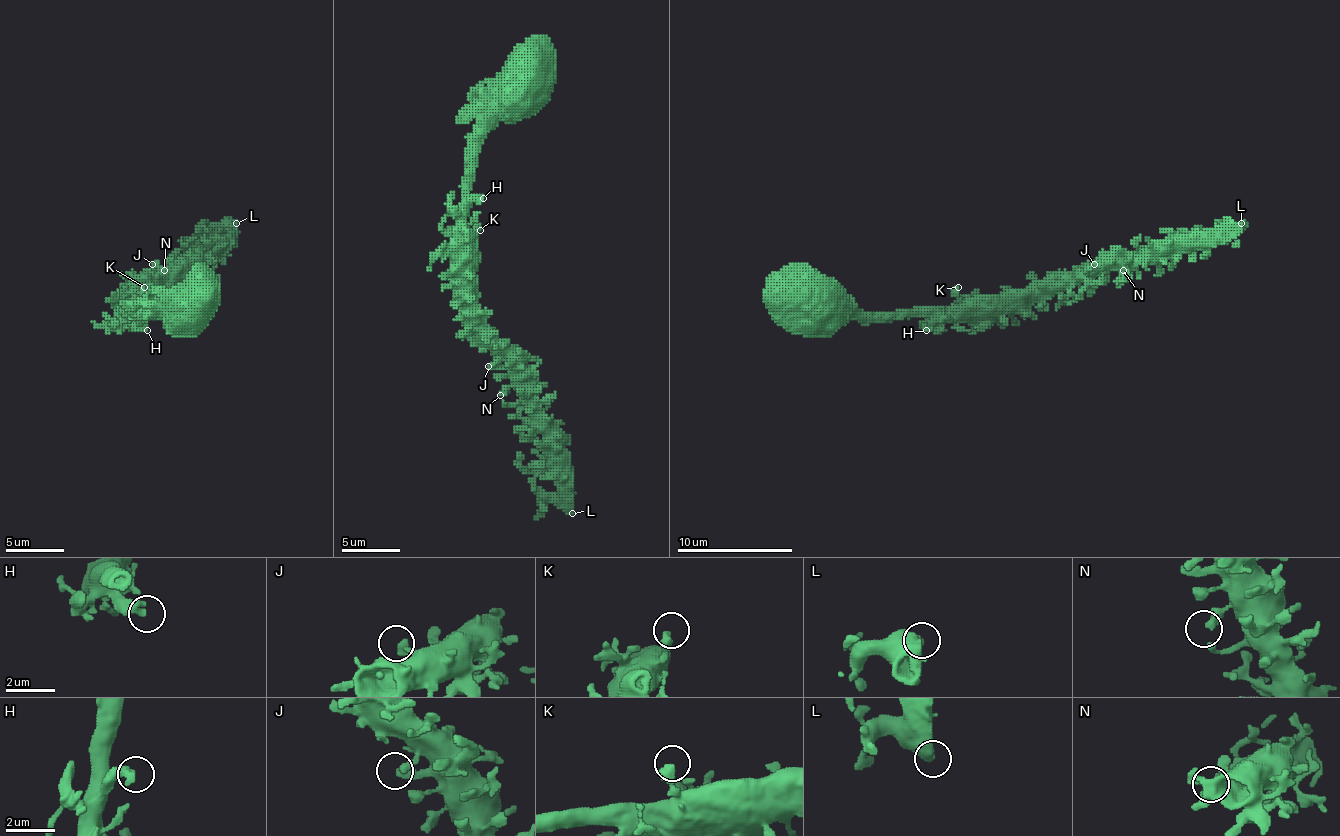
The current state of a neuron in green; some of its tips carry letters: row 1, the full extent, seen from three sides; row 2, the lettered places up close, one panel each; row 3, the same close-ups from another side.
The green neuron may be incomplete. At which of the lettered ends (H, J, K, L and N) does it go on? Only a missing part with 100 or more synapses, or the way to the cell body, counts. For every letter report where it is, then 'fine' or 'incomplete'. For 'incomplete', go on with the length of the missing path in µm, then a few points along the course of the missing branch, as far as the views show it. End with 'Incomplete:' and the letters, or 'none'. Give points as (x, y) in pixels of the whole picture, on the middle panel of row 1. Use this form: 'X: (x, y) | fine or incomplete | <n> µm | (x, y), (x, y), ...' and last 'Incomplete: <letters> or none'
H: (483, 198) | fine
J: (488, 366) | fine
K: (480, 230) | fine
L: (572, 513) | incomplete | 150 µm
N: (500, 395) | fine
Incomplete: L

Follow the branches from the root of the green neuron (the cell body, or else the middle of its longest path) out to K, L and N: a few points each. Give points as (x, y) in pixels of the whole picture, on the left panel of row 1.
K: (196, 307), (176, 304), (155, 307), (150, 313), (135, 313), (129, 310), (138, 301), (144, 287)
L: (196, 307), (176, 304), (135, 313), (129, 304), (236, 223)
N: (196, 307), (176, 304), (155, 307), (150, 313), (135, 313), (129, 307), (176, 264), (164, 270)

